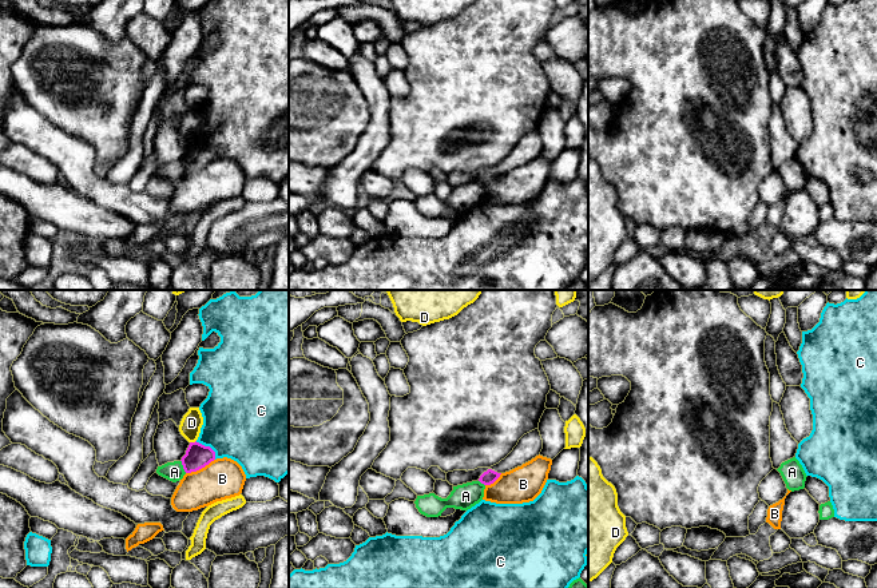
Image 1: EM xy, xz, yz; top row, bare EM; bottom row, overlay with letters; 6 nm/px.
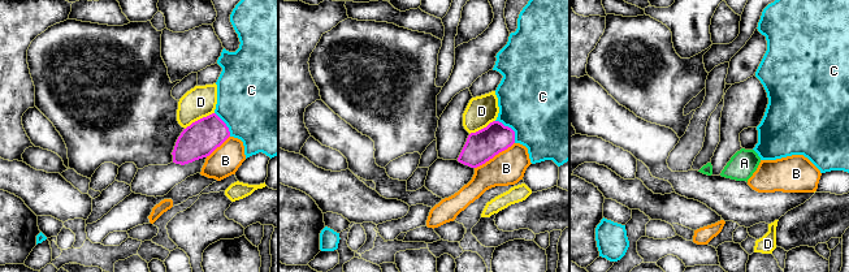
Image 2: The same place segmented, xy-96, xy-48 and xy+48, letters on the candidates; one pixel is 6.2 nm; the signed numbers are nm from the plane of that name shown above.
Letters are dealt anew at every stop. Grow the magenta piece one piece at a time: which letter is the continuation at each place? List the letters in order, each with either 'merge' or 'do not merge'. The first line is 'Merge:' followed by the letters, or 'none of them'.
Merge: none of them
A: do not merge
B: do not merge
C: do not merge
D: do not merge

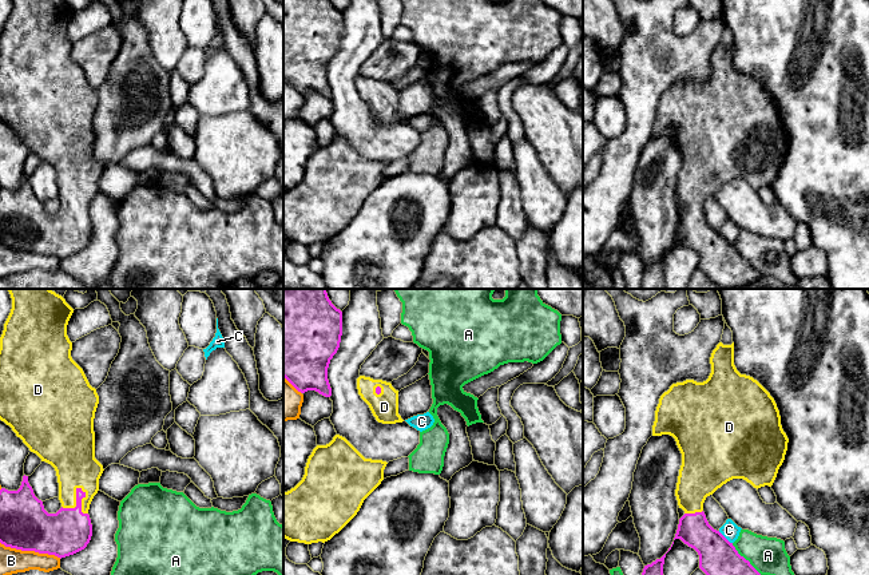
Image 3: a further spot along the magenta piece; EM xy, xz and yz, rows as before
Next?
Merge: D
A: do not merge
B: do not merge
C: do not merge
D: merge

